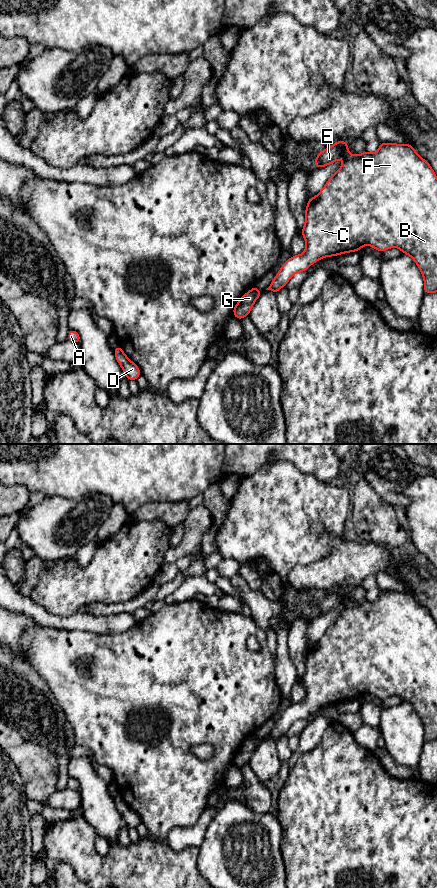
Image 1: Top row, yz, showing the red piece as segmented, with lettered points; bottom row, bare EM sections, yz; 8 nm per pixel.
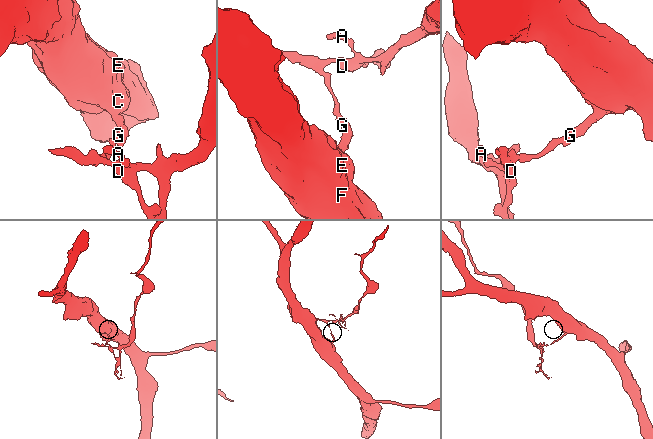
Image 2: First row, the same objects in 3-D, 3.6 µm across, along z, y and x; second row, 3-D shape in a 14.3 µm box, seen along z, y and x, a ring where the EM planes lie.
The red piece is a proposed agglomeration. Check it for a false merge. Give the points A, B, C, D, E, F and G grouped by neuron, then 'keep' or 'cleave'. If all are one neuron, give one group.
A D / B C E F G; cleave

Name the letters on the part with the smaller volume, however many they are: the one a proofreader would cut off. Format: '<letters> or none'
A, D

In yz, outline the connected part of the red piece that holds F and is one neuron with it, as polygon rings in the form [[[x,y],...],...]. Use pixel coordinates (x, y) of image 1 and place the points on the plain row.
[[[337,589],[317,602],[315,616],[332,612],[340,606],[344,610],[322,638],[315,645],[307,647],[305,673],[300,680],[306,689],[305,699],[286,708],[266,738],[276,742],[294,722],[308,718],[320,707],[359,699],[363,694],[370,693],[380,700],[396,695],[403,702],[408,702],[422,721],[425,742],[437,740],[437,624],[432,615],[410,592],[380,590],[375,602],[364,599],[361,603],[350,602],[348,592],[346,589]]]

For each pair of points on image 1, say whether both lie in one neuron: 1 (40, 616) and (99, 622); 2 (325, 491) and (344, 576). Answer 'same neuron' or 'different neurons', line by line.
1: same neuron
2: different neurons

